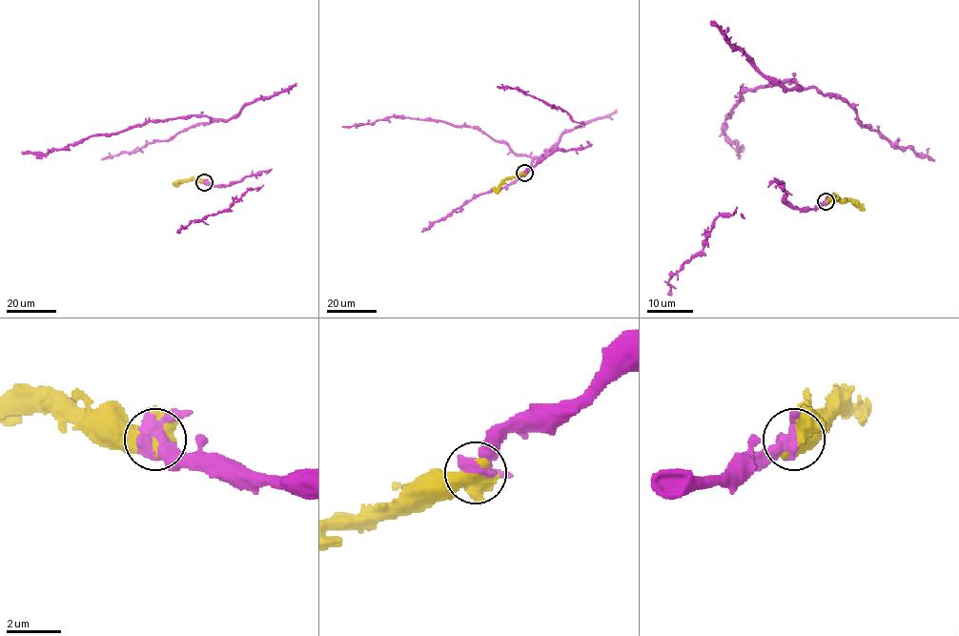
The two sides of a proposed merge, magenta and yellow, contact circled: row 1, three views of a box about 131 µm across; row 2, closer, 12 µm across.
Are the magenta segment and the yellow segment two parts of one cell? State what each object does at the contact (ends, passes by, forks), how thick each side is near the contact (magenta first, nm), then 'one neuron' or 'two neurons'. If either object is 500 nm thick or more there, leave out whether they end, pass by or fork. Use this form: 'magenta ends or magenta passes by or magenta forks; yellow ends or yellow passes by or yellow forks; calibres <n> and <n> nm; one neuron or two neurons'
calibres 480 and 500 nm; one neuron

